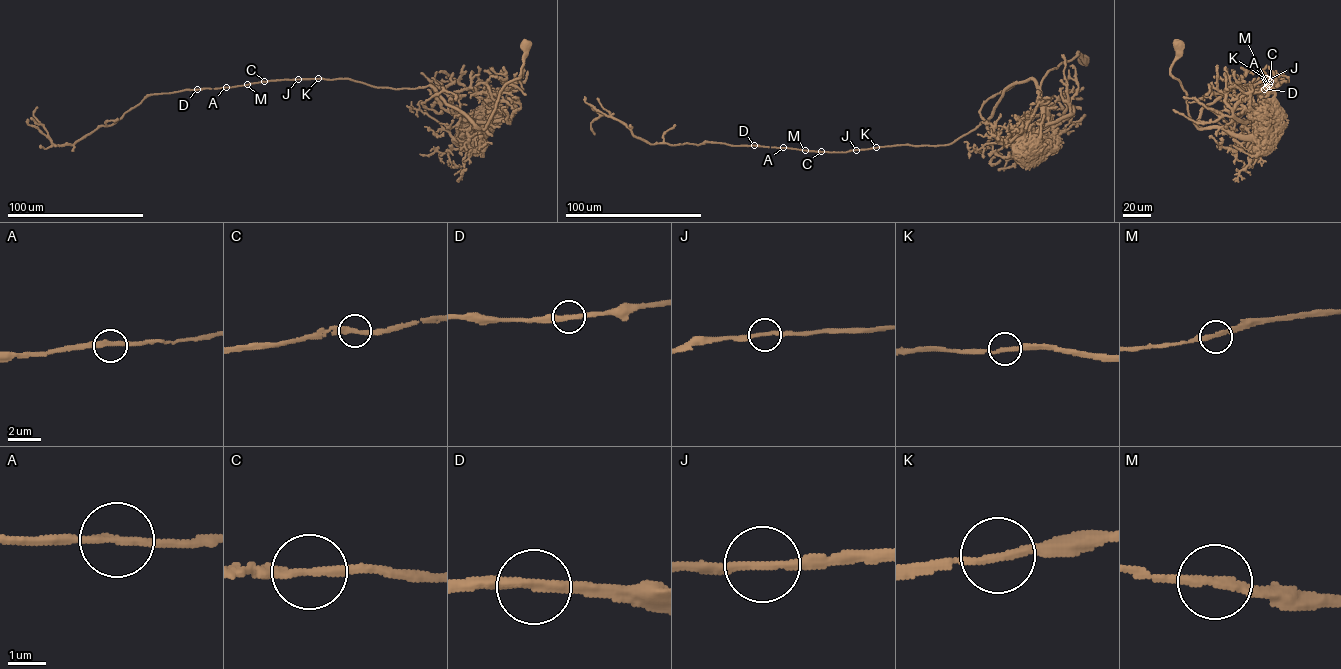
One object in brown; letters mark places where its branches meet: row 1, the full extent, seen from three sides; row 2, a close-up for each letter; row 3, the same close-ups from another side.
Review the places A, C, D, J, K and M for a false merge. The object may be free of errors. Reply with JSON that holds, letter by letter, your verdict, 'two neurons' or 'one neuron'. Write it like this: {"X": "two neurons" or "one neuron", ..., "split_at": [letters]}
{"A": "one neuron", "C": "one neuron", "D": "one neuron", "J": "one neuron", "K": "one neuron", "M": "one neuron", "split_at": []}

